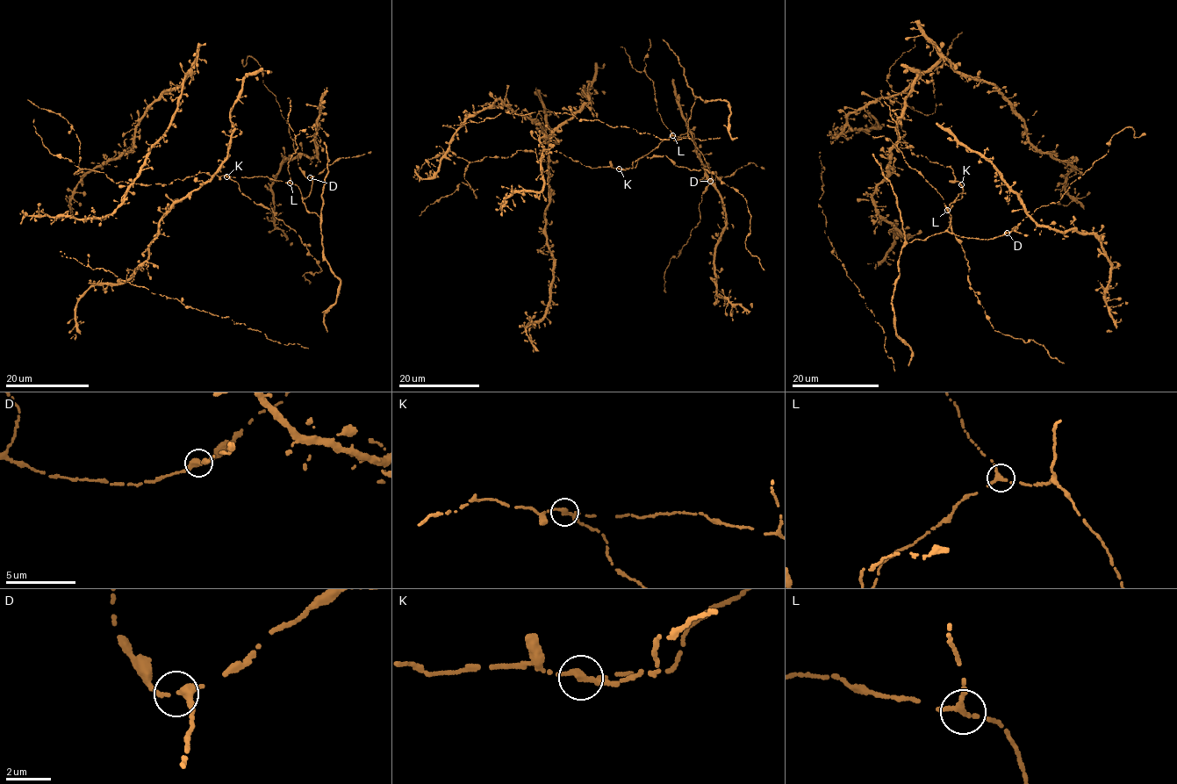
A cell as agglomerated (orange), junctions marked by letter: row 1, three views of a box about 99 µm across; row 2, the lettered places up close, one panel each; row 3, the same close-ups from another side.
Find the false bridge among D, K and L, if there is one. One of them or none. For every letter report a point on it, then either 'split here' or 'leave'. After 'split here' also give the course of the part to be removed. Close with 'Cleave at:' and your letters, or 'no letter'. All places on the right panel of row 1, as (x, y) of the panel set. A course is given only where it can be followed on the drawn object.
D: (1007, 233) | leave
K: (961, 184) | split here | (960, 184), (950, 211), (952, 231), (994, 330), (1031, 339), (1064, 363)
L: (947, 210) | leave
Cleave at: K

